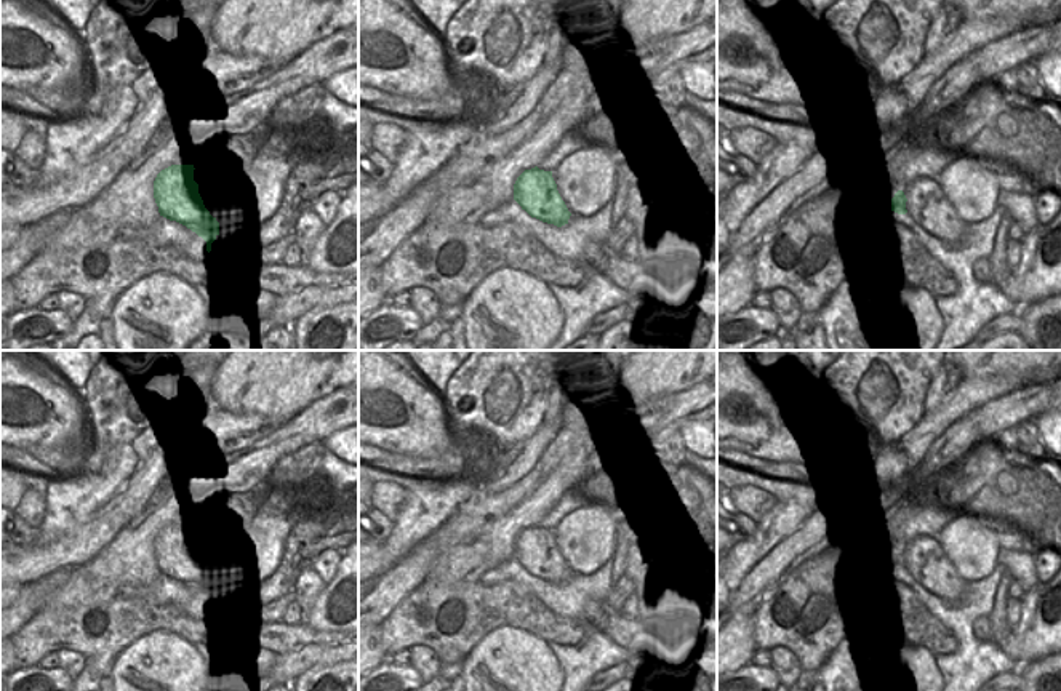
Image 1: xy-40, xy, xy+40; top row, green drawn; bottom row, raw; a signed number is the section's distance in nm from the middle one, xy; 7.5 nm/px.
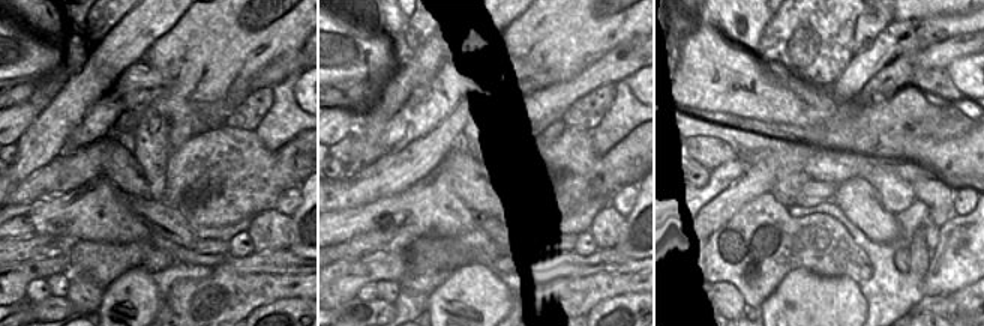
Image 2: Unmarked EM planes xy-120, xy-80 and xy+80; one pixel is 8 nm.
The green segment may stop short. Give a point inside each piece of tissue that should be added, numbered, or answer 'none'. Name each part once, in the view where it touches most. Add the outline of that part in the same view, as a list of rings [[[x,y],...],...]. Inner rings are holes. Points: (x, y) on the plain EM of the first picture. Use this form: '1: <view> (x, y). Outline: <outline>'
1: xy+40 (927, 563). Outline: [[[920,536],[901,547],[907,557],[904,576],[912,576],[935,597],[954,605],[967,590],[968,582],[960,577],[935,537]]]

